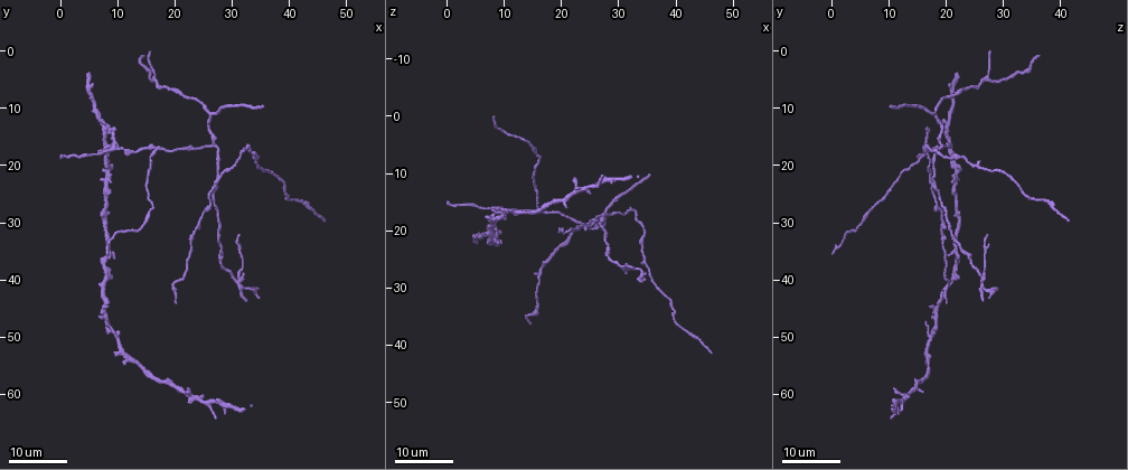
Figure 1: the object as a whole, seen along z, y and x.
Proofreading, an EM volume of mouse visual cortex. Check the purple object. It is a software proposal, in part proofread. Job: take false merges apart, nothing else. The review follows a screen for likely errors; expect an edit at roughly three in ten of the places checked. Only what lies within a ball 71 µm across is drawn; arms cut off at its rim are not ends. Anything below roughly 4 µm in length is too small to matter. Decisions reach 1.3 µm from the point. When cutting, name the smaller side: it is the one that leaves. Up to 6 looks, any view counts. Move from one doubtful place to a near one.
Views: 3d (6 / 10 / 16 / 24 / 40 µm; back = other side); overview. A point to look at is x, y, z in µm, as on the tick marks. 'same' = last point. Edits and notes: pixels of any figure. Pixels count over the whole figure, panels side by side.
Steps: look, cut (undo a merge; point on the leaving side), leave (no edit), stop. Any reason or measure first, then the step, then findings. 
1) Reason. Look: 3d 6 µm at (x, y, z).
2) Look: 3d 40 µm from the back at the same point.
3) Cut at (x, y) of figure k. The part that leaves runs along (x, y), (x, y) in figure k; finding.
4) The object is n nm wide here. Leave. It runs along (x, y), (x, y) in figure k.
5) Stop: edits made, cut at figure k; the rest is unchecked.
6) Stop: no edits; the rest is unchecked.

Look: 3d 24 µm at (16.5, 17.0, 16.5).

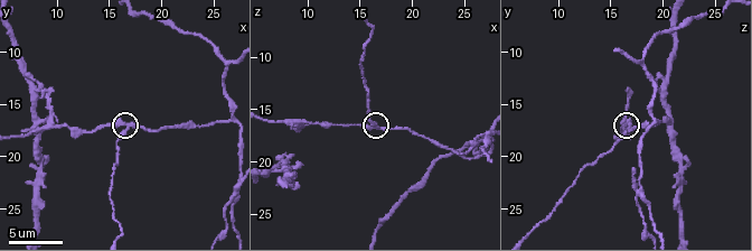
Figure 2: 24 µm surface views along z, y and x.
Look: 3d 10 µm at (16.6, 17.2, 16.8).

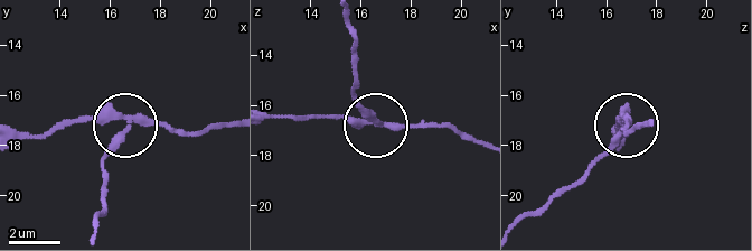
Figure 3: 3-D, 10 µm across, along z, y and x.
The object is 250 nm wide here. Cut at (111, 151) of figure 3. The part that leaves runs along (129, 122), (103, 166), (103, 208), (95, 230) in figure 3; two neurons meet here.

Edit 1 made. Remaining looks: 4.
Three arms meet. Look: 3d 6 µm at (9.8, 17.2, 16.0).

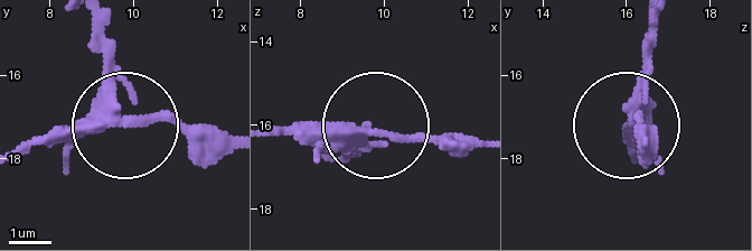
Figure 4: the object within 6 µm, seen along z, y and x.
3 arms meet here. Cut at (109, 56) of figure 4. The part that leaves runs along (95, 114), (105, 21) in figure 4; a second neuron is stuck on.

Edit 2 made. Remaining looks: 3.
Look: overview.

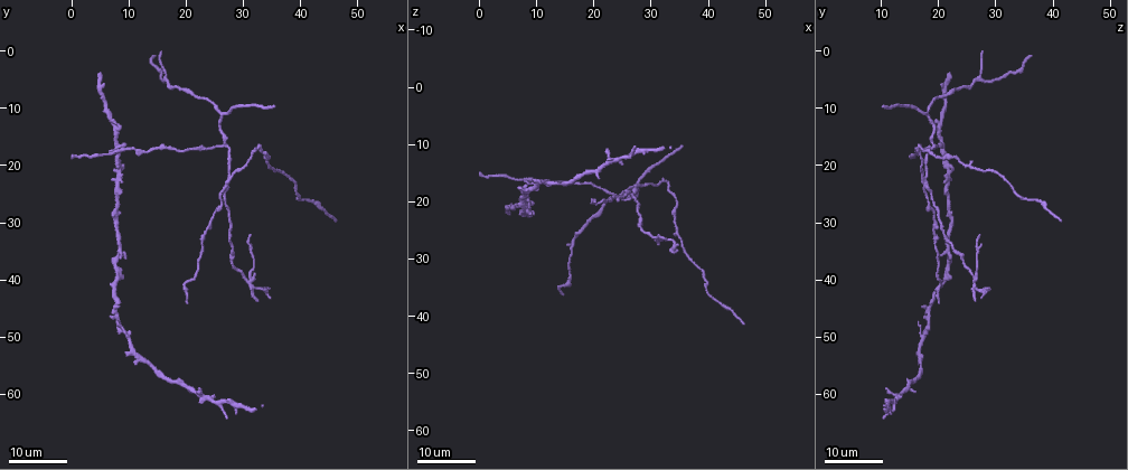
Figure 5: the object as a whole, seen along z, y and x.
Three arms meet. Look: 3d 16 µm at (8.2, 16.6, 21.0).

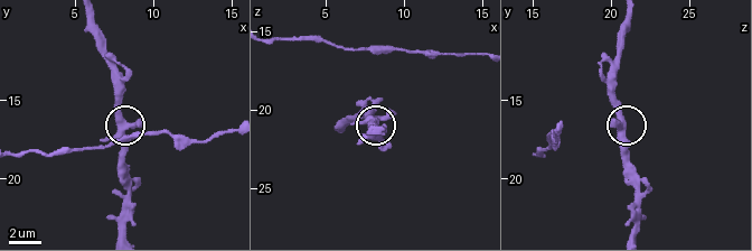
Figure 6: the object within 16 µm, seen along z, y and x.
The side arm is 69 µm long. Leave. It runs along (130, 76), (119, 100), (123, 183) in figure 6; all the same neuron.

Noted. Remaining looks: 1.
Stop: edits made, cut at figure 3, cut at figure 4; the rest is unchecked.

